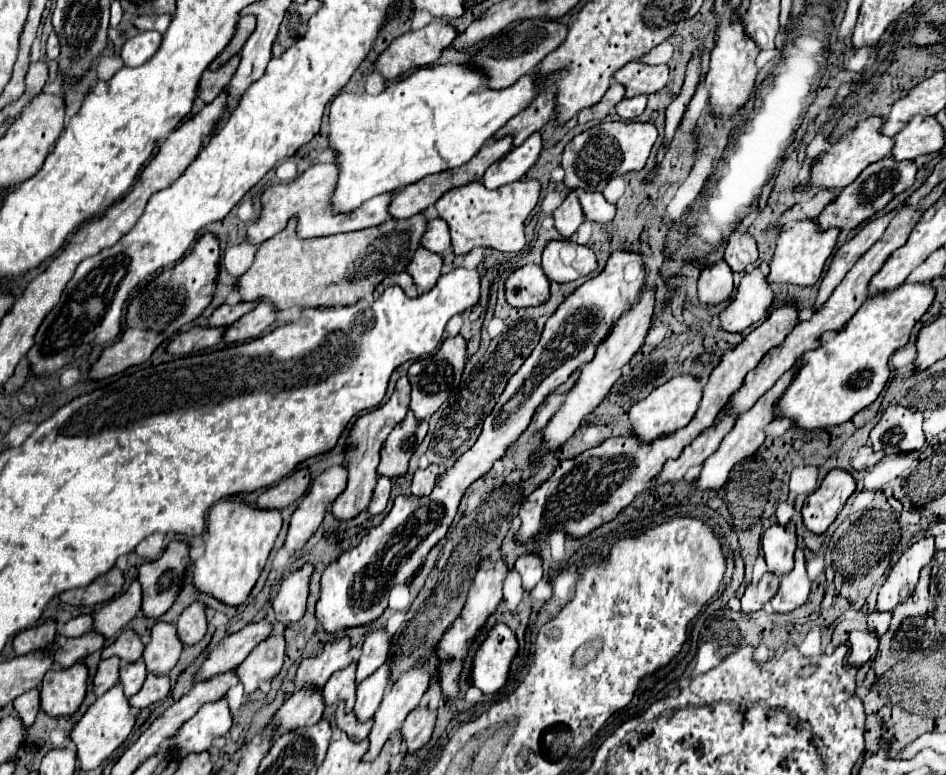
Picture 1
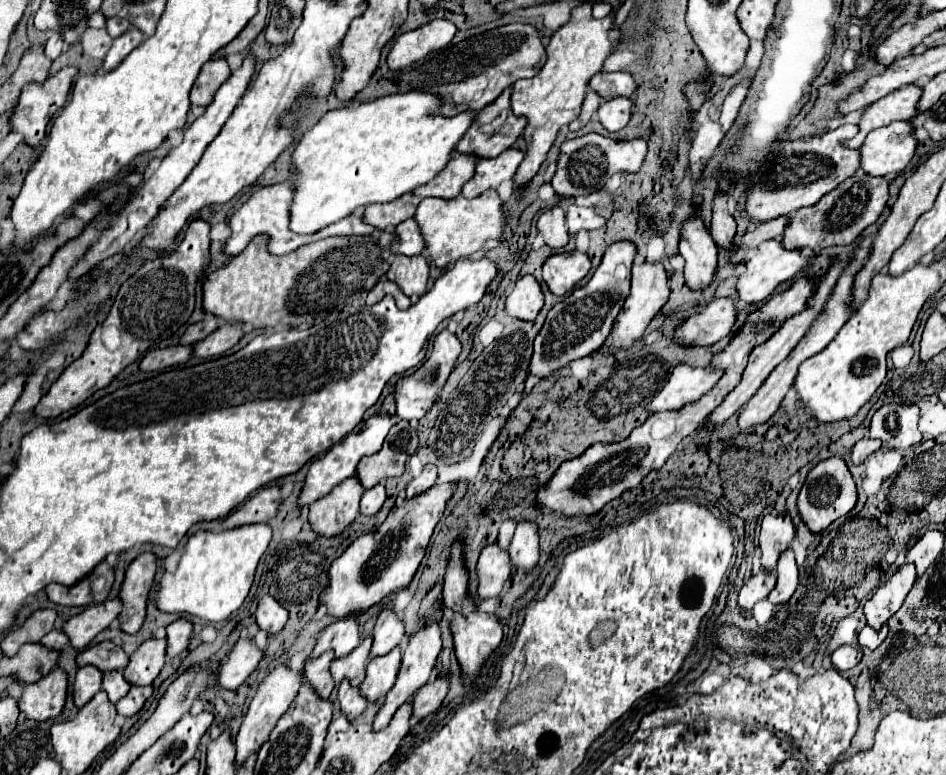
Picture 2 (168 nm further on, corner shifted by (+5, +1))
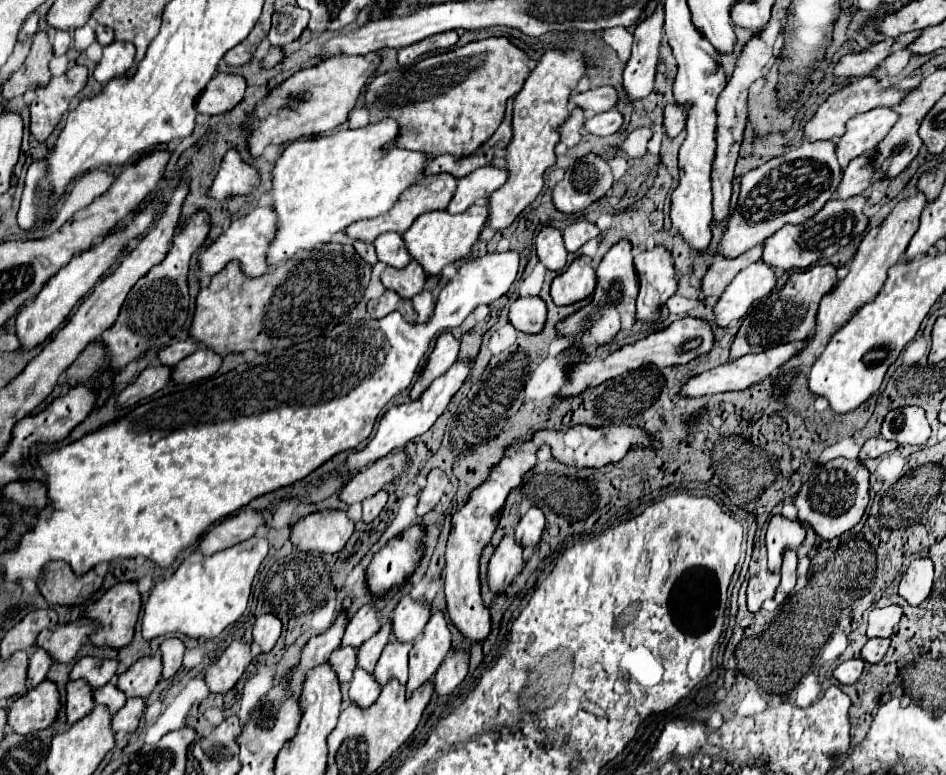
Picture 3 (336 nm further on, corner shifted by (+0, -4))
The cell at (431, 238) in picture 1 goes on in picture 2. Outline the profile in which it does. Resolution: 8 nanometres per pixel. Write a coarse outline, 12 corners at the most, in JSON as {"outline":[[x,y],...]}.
{"outline":[[413,218],[395,228],[391,250],[415,256],[425,250]]}

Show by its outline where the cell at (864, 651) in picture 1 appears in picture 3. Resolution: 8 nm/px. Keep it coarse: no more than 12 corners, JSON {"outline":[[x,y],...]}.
{"outline":[[848,659],[832,675],[844,685],[858,681],[864,661]]}

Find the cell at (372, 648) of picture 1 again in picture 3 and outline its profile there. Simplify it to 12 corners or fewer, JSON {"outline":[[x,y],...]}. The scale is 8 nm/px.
{"outline":[[404,595],[392,613],[392,639],[414,641],[430,605]]}

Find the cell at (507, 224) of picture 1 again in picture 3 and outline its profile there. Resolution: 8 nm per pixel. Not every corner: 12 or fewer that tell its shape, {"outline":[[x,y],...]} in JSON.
{"outline":[[488,205],[430,211],[402,235],[428,275],[472,253]]}

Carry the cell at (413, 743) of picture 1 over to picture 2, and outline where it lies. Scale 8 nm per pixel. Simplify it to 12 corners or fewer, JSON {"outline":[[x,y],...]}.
{"outline":[[449,678],[421,686],[413,698],[413,720],[435,712],[449,692]]}

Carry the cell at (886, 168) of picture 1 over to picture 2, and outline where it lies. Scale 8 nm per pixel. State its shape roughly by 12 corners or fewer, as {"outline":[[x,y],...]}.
{"outline":[[857,172],[793,212],[781,242],[849,246],[881,216],[889,184]]}

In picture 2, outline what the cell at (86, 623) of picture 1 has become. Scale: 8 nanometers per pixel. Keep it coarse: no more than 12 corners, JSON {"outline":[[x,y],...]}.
{"outline":[[51,630],[41,638],[49,650],[63,650],[69,638],[61,630]]}

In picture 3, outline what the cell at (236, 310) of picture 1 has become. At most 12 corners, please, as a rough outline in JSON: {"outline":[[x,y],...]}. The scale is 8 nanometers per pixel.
{"outline":[[192,337],[160,349],[162,365],[174,367],[200,343]]}

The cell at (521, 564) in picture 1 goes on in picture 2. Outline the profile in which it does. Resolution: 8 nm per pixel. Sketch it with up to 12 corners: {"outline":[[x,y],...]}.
{"outline":[[537,522],[515,528],[509,556],[515,568],[531,570],[539,560]]}

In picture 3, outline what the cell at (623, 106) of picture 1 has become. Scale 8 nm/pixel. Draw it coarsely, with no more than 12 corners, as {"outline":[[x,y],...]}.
{"outline":[[616,109],[586,119],[594,135],[614,135],[624,123]]}

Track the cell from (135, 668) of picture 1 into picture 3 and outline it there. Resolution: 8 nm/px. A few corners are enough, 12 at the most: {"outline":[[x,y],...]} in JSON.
{"outline":[[114,683],[94,689],[94,701],[116,713],[126,703]]}

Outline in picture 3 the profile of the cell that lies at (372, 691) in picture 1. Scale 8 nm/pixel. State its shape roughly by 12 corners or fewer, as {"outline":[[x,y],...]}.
{"outline":[[388,643],[374,677],[384,687],[390,679],[408,679],[410,643]]}

